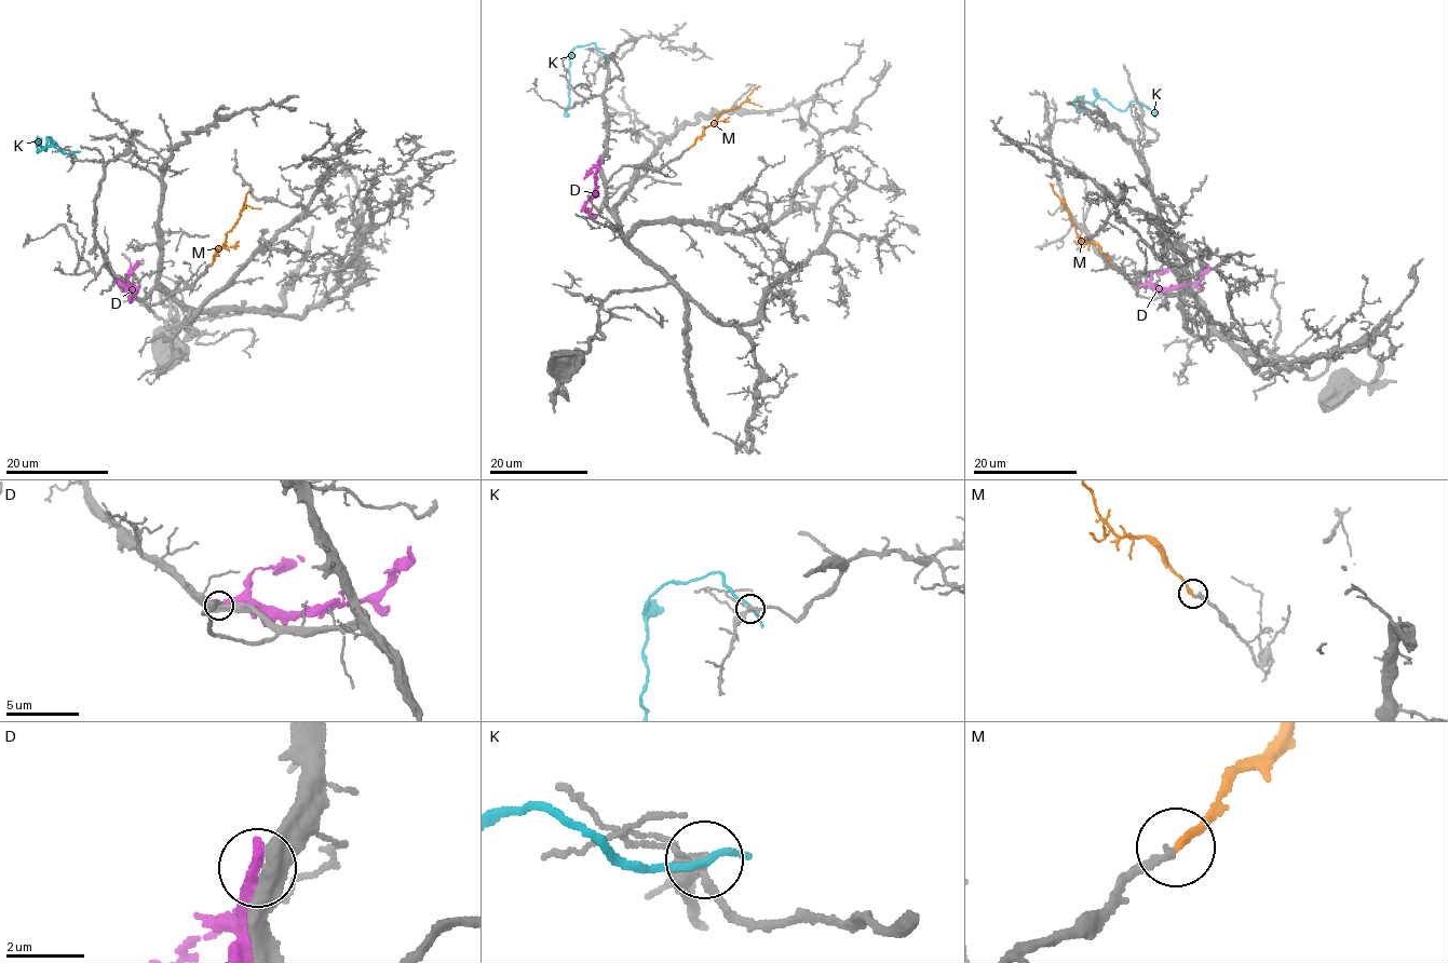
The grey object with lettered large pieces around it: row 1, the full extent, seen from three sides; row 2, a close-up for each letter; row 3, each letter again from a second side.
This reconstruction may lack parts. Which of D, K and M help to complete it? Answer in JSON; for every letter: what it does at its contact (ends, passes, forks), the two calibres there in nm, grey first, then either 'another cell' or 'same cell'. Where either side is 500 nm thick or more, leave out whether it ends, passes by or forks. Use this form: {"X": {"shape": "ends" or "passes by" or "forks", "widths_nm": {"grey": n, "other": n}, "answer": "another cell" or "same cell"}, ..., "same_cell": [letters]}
{"D": {"widths_nm": {"grey": 500, "other": 440}, "answer": "another cell"}, "K": {"shape": "passes by", "widths_nm": {"grey": 200, "other": 160}, "answer": "another cell"}, "M": {"shape": "ends", "widths_nm": {"grey": 200, "other": 200}, "answer": "another cell"}, "same_cell": []}

